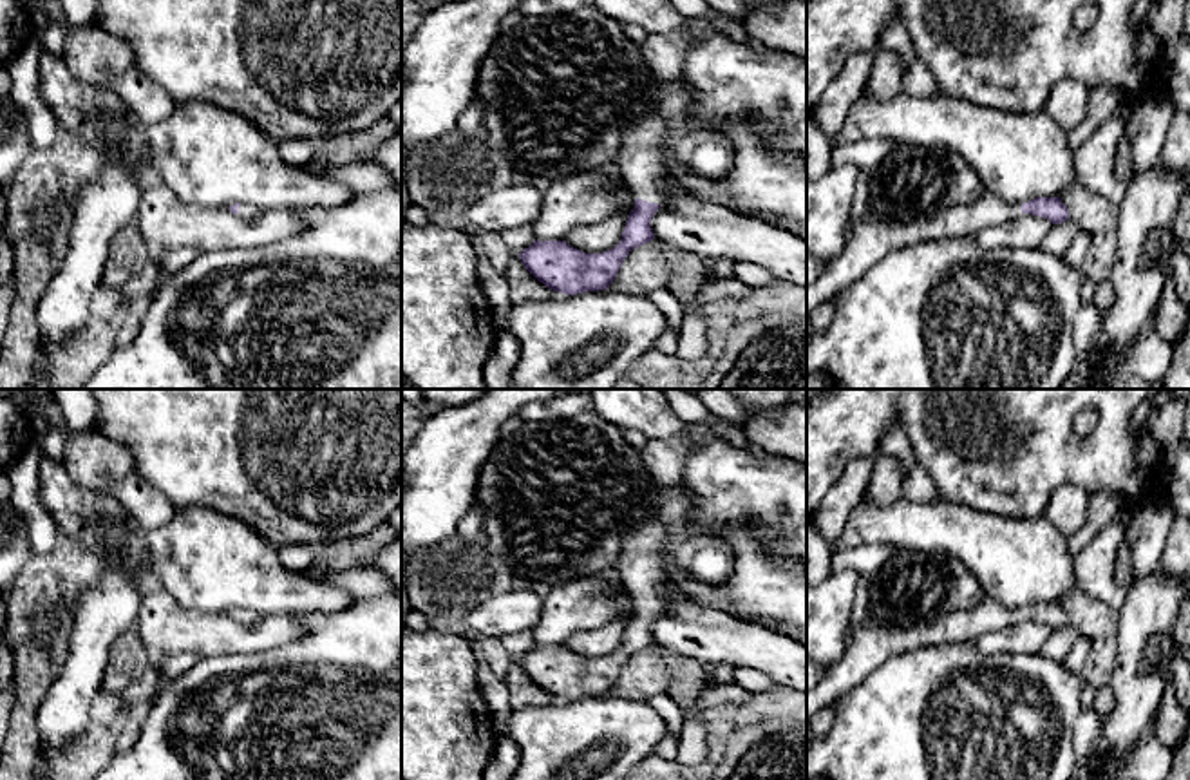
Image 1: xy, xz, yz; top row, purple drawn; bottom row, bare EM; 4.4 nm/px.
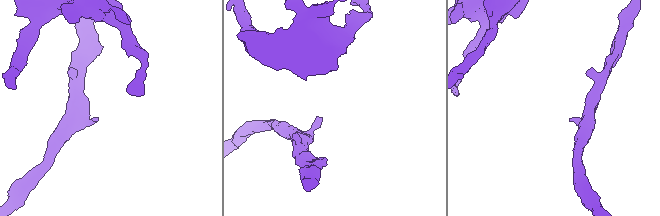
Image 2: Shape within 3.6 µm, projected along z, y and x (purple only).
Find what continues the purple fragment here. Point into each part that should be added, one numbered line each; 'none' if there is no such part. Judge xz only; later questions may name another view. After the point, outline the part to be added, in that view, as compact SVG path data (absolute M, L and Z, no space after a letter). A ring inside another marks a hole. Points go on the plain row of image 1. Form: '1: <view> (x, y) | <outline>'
1: xz (642, 569) | M656 514L624 536L617 572L624 590L647 608L664 608L664 585L673 581L666 565L666 537Z

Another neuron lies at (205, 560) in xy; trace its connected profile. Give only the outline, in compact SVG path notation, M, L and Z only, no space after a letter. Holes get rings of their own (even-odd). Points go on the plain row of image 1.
M204 507L177 509L163 527L145 532L148 577L179 604L206 614L230 614L235 608L257 615L271 614L331 614L345 610L356 599L344 588L288 570L277 548L250 525Z

